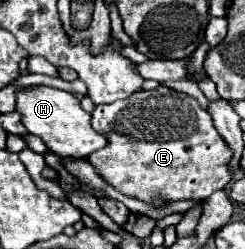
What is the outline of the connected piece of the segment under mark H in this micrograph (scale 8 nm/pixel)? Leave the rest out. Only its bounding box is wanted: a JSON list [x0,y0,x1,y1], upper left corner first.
[16,87,108,159]

